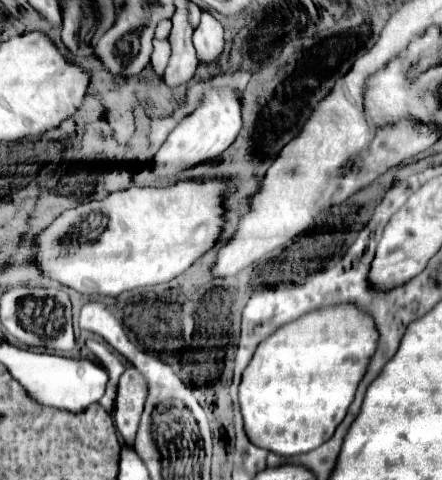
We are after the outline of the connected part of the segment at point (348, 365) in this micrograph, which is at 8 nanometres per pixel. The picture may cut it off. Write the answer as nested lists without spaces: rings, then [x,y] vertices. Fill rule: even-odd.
[[[338,305],[312,311],[302,319],[282,325],[276,333],[264,339],[258,345],[240,383],[240,409],[248,439],[256,447],[272,451],[280,457],[308,453],[326,443],[326,439],[334,435],[354,399],[358,381],[368,367],[370,355],[374,353],[376,339],[378,333],[372,317],[358,311],[356,305]]]

